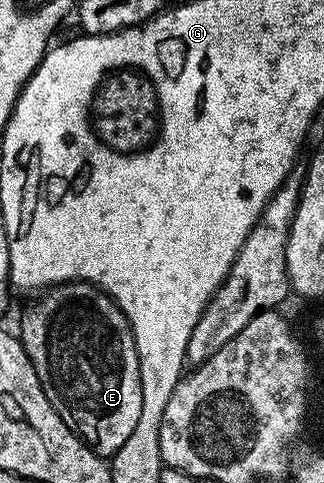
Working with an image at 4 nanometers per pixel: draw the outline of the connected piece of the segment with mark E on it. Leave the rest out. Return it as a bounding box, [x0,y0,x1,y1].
[19,283,143,457]

